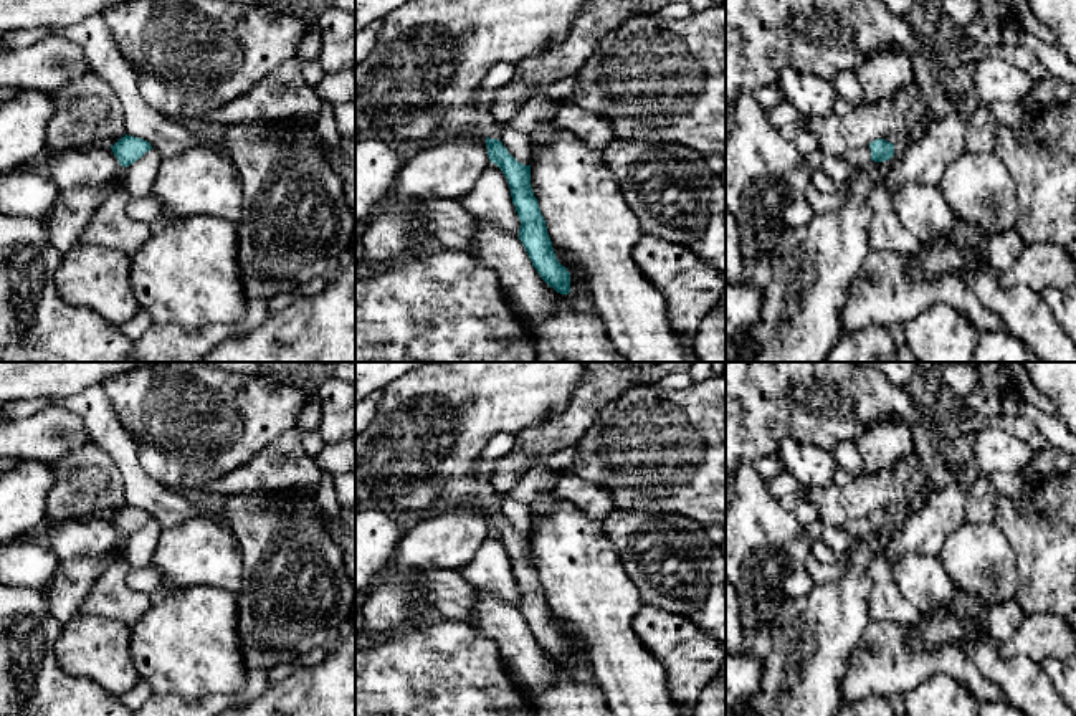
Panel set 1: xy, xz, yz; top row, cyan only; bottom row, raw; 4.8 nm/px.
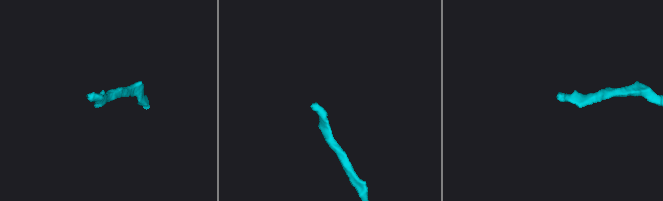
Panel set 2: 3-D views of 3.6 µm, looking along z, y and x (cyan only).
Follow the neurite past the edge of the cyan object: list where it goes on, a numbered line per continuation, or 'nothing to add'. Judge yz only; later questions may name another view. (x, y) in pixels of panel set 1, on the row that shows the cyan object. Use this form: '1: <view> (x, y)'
1: yz (855, 157)

